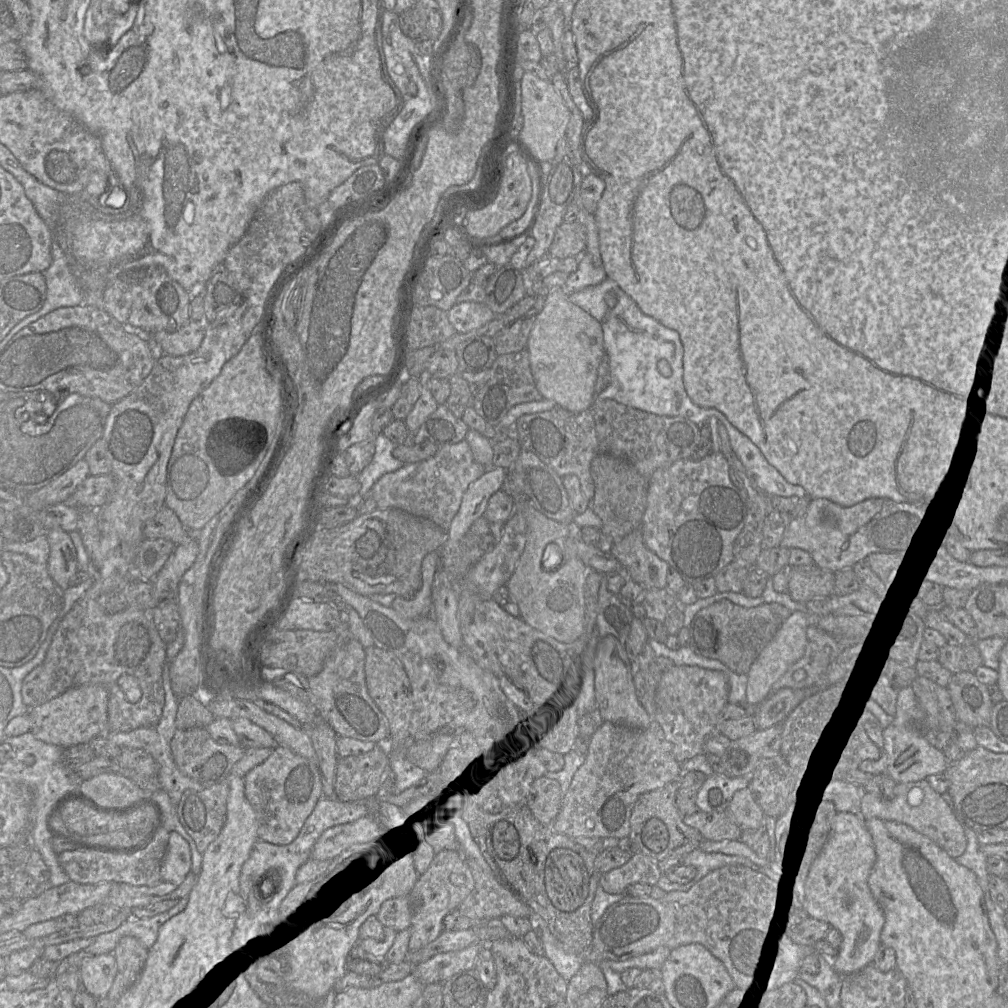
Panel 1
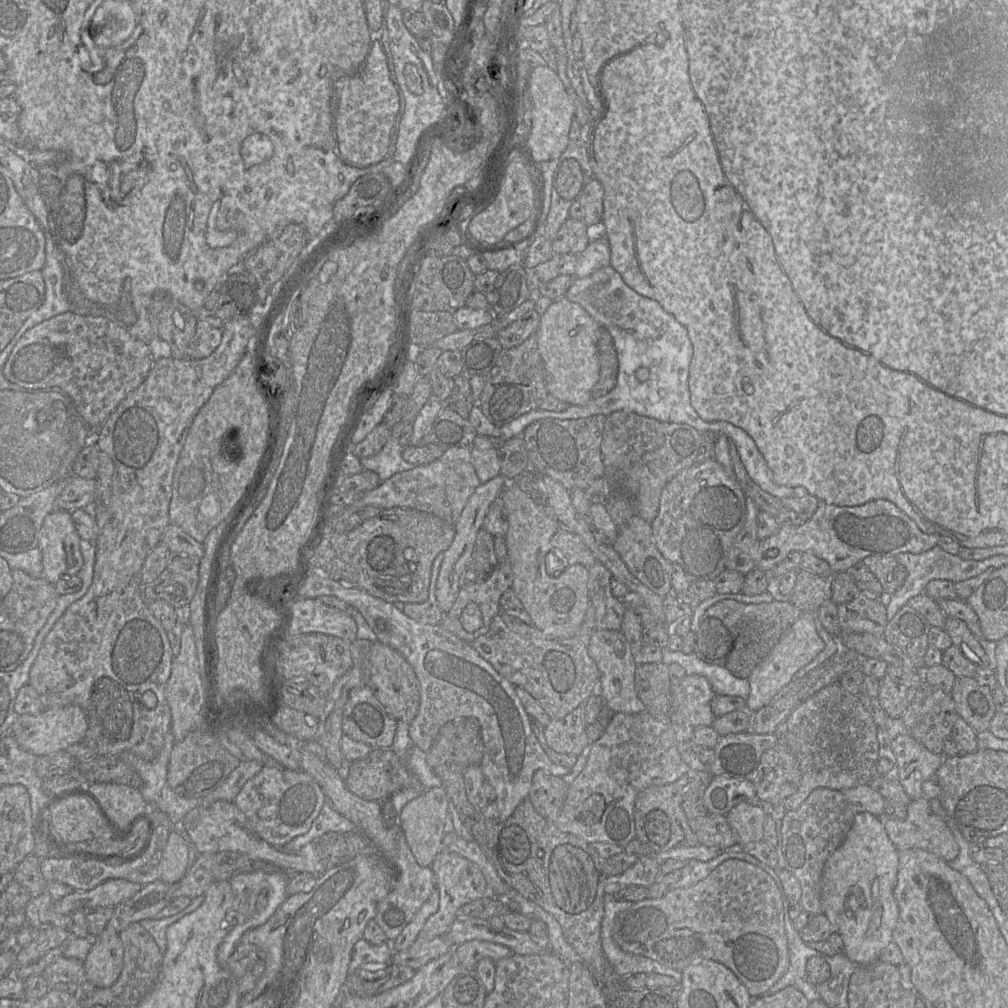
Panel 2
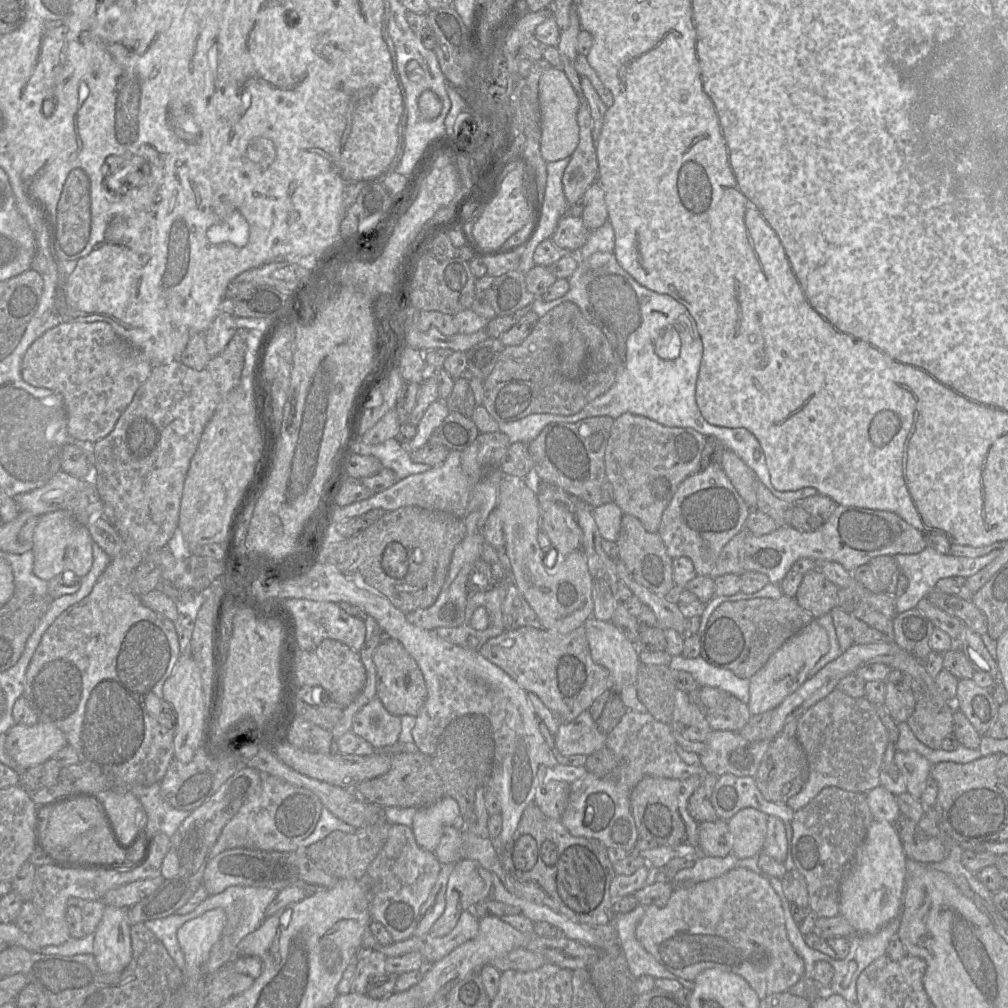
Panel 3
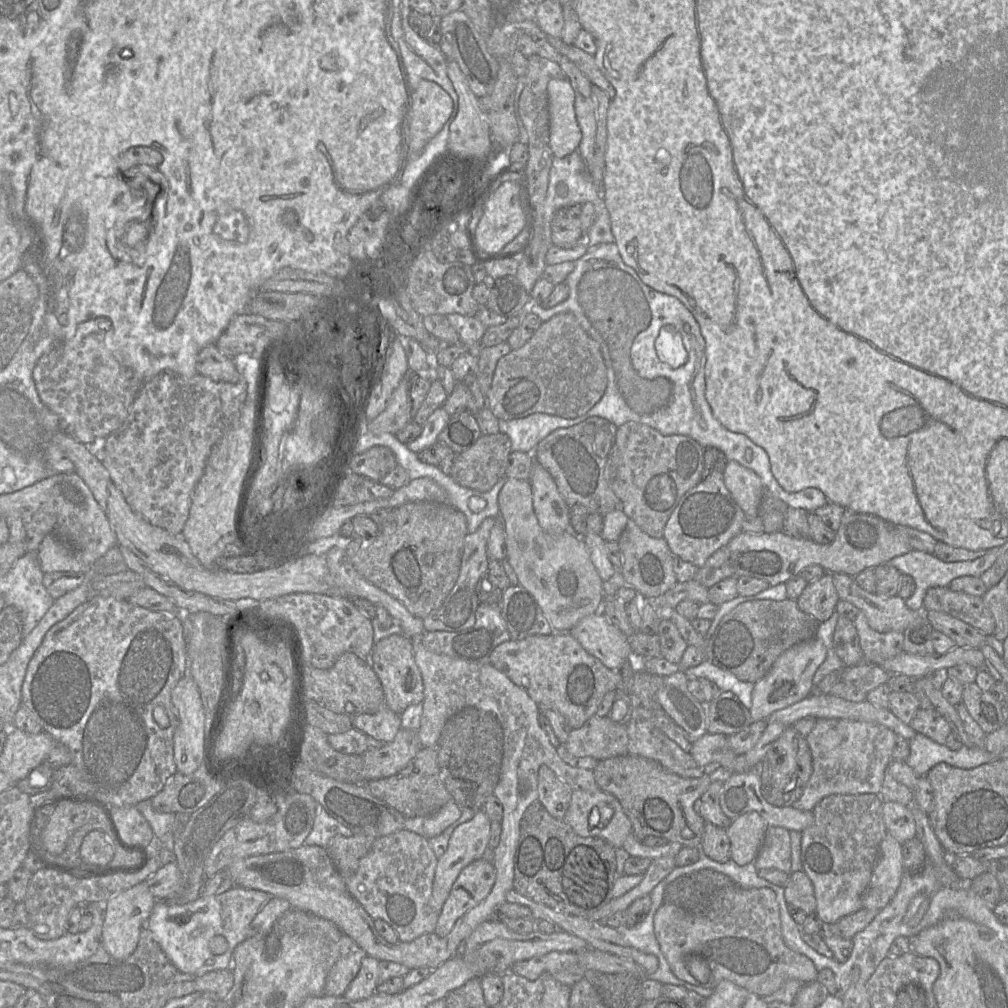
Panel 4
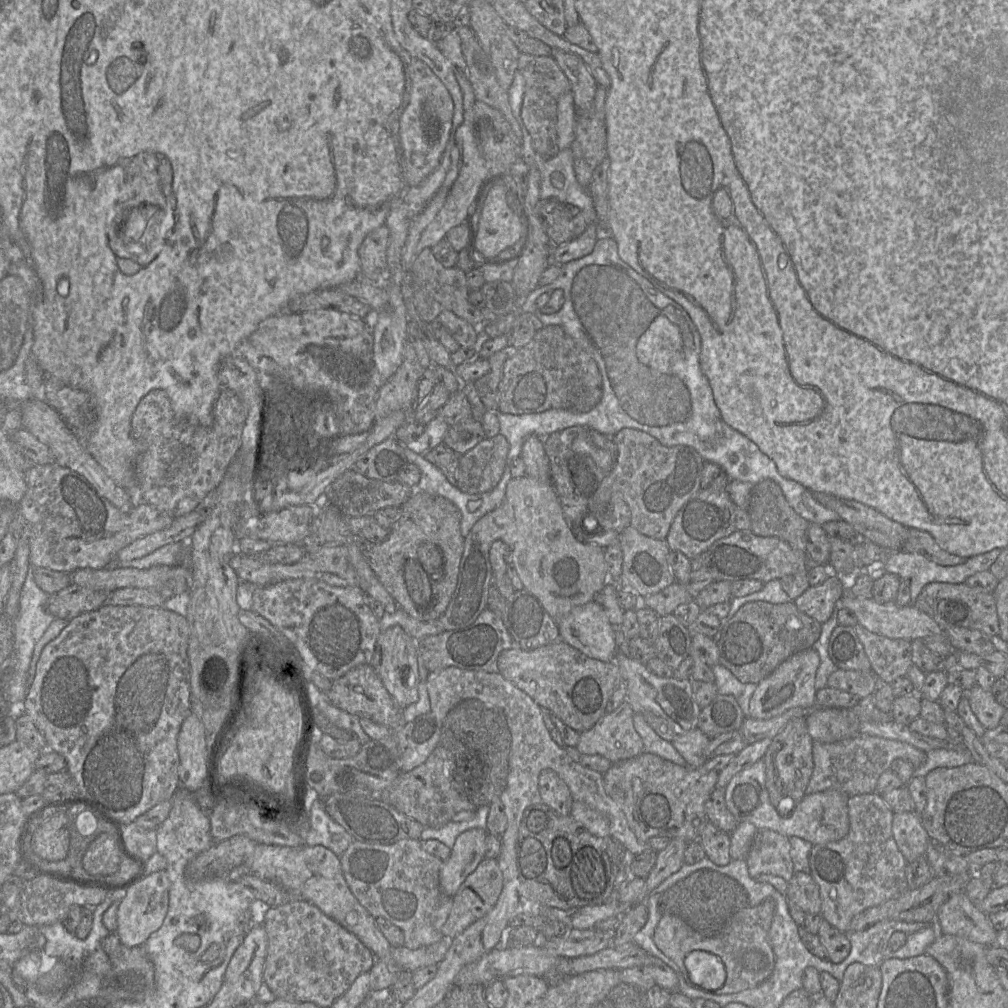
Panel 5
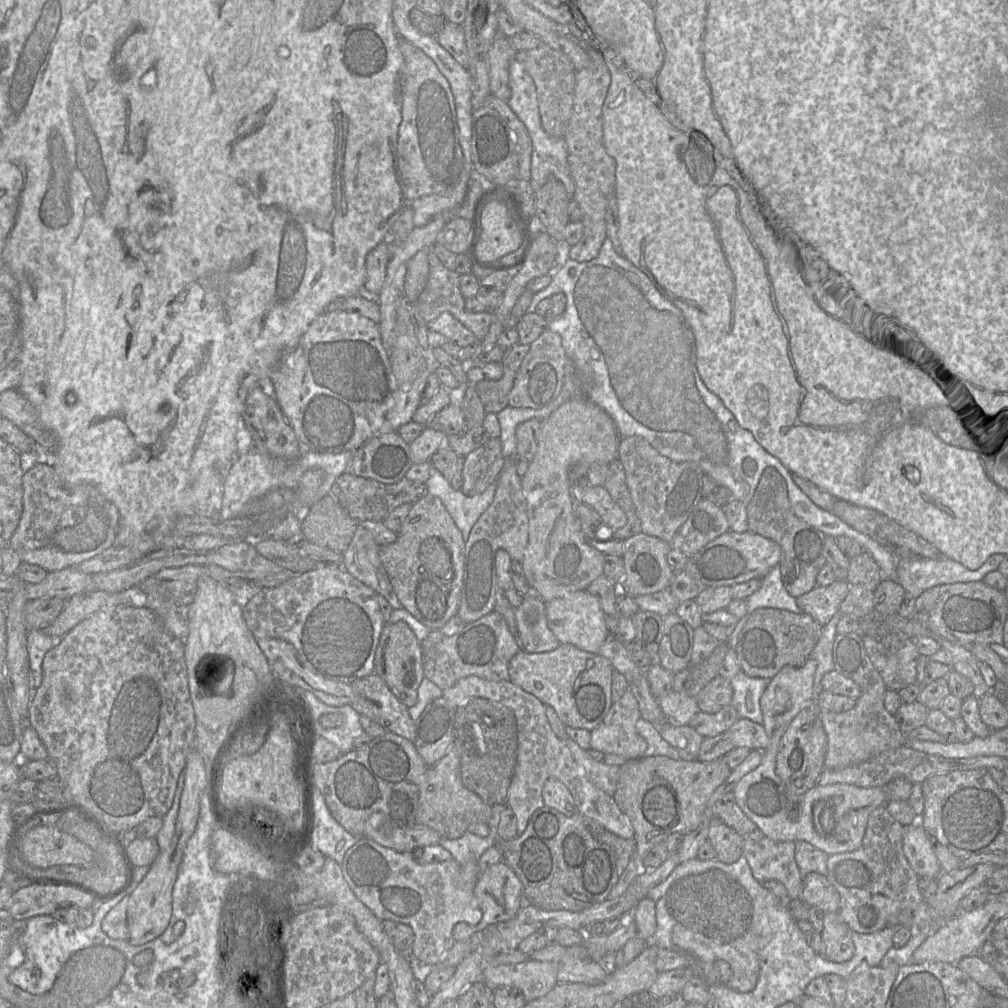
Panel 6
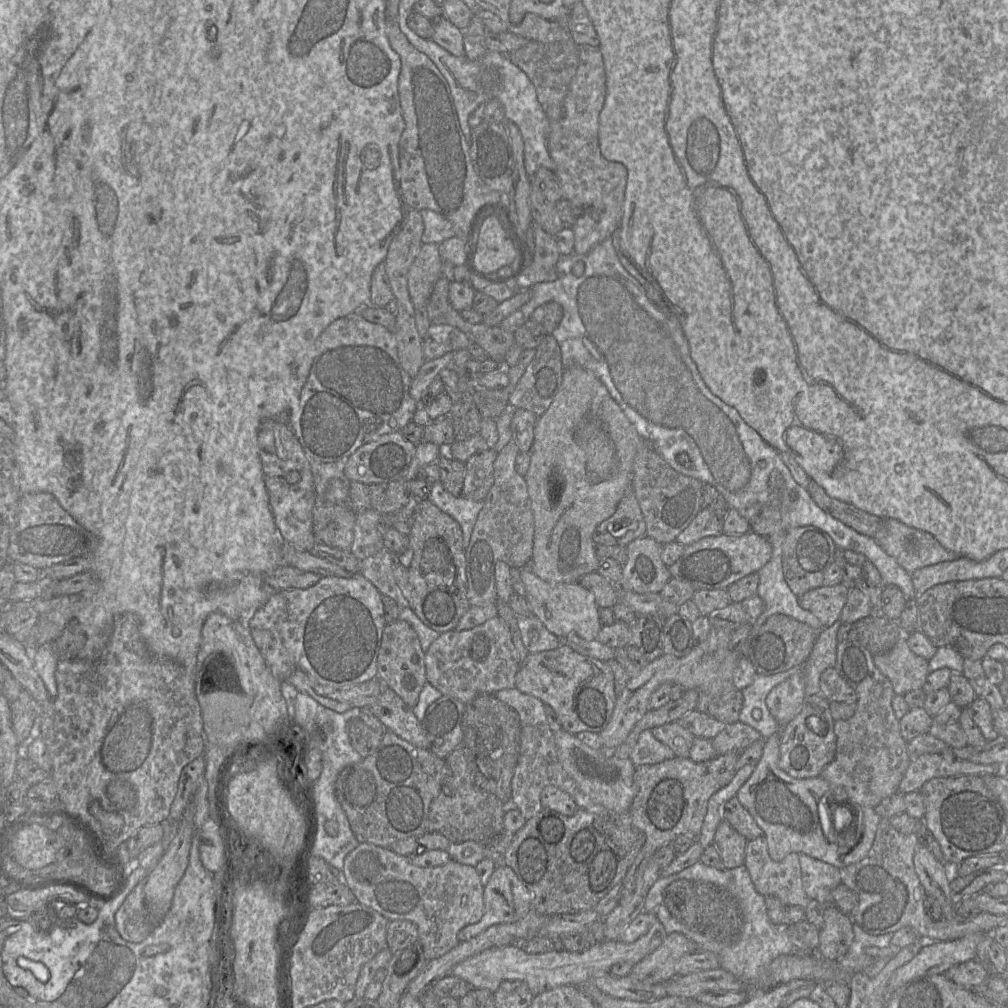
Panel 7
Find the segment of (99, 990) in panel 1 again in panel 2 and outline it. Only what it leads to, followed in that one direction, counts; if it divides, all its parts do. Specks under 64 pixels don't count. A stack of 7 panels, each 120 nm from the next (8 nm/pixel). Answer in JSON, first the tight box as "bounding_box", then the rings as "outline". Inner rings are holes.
{"bounding_box":[83,928,123,988],"outline":[[[107,928],[92,938],[91,949],[83,961],[86,976],[95,986],[107,988],[115,983],[123,968],[123,943],[116,931]]]}

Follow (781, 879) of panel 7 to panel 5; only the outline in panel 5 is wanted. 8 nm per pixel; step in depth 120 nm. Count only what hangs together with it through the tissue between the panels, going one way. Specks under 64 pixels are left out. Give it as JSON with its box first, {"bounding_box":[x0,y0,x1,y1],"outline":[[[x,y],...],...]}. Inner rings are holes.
{"bounding_box":[745,830,795,882],"outline":[[[758,830],[745,860],[749,875],[754,879],[761,874],[772,874],[789,882],[795,873],[789,837],[773,830]]]}

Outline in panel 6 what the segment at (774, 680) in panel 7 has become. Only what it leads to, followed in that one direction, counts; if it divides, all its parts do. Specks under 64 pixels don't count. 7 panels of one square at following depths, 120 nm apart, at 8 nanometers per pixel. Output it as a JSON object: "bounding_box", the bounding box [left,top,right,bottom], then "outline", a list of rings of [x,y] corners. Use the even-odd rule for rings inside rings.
{"bounding_box":[730,671,770,724],"outline":[[[742,671],[730,680],[733,688],[731,705],[736,709],[739,718],[747,718],[758,724],[763,724],[760,699],[770,680],[749,677]]]}

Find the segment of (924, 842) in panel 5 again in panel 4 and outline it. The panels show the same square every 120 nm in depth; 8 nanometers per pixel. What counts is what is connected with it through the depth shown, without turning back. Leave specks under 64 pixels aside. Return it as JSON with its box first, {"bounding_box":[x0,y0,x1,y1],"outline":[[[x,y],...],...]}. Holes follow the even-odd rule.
{"bounding_box":[883,802,916,843],"outline":[[[884,802],[883,819],[888,834],[899,843],[916,837],[916,825],[910,807],[897,802]]]}

